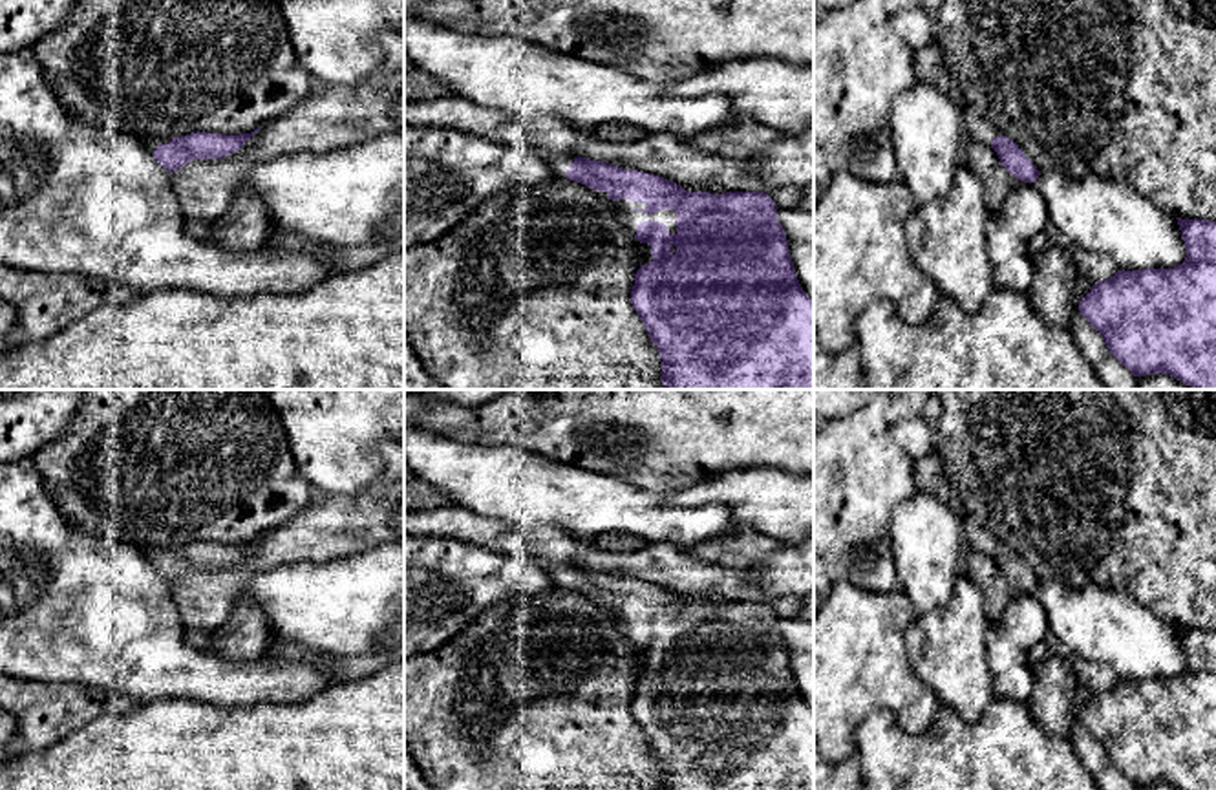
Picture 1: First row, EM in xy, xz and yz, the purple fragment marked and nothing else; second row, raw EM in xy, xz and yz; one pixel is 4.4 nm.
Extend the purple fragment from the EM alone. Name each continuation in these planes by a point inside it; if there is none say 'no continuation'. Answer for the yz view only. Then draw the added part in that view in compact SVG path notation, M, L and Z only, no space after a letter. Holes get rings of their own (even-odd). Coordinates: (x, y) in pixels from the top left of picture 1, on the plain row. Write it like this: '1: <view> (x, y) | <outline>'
1: yz (975, 536) | M960 510L958 514L960 514L960 523L962 523L965 550L980 550L980 552L991 554L995 547L1002 545L973 516L962 514Z

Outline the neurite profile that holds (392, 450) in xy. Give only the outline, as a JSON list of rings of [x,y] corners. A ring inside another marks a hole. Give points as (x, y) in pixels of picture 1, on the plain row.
[[[404,437],[382,441],[379,452],[384,459],[384,470],[364,488],[364,494],[373,497],[380,497],[389,486],[404,485]]]

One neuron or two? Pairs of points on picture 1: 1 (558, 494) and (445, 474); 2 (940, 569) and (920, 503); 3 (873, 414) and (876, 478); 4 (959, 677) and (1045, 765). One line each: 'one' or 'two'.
1: one
2: one
3: one
4: two

